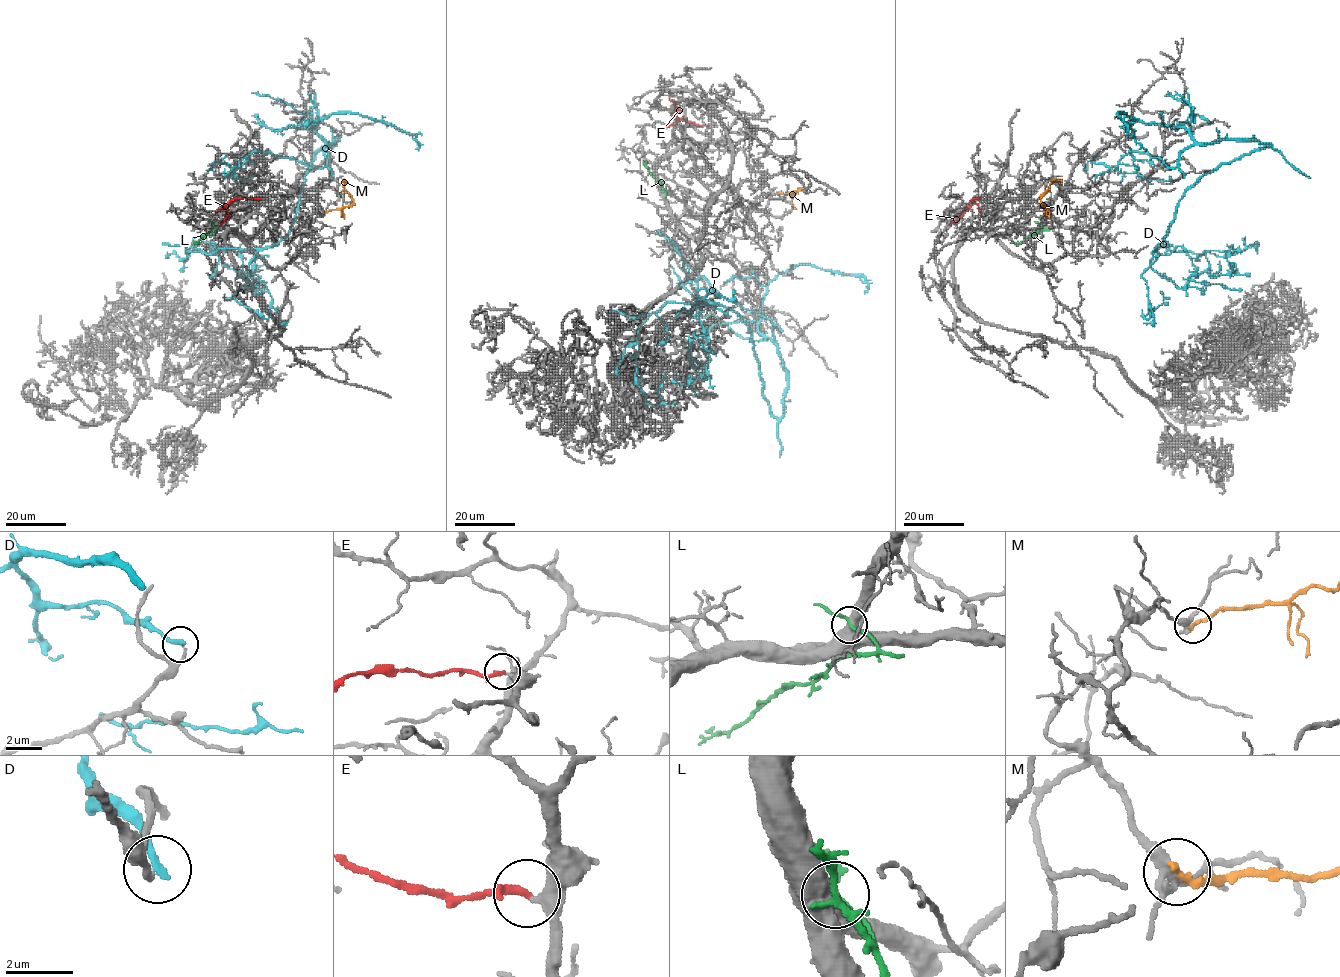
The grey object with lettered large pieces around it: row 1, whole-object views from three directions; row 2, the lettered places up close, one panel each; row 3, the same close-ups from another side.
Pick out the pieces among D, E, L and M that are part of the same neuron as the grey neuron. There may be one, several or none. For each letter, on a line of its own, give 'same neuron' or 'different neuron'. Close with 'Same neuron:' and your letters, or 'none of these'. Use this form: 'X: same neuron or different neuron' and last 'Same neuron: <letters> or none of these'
D: different neuron
E: different neuron
L: different neuron
M: different neuron
Same neuron: none of these

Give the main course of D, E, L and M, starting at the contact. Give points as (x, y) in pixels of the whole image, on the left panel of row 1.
D: (256, 166), (255, 151), (322, 168), (338, 139), (314, 154), (278, 244), (186, 251), (210, 242), (214, 253)
E: (260, 198), (232, 199), (226, 210), (226, 218), (220, 224)
L: (213, 225), (216, 229), (194, 244)
M: (325, 213), (348, 207), (353, 202), (346, 184)

